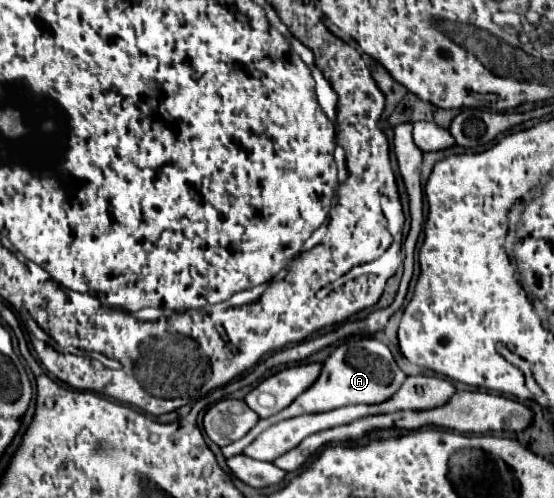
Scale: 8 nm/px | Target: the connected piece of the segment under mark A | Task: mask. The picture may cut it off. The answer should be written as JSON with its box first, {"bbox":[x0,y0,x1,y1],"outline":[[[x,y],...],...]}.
{"bbox":[221,337,405,457],"outline":[[[355,337],[349,339],[341,345],[337,345],[329,357],[323,361],[323,369],[321,375],[315,379],[315,383],[305,389],[289,407],[285,407],[283,411],[267,417],[267,419],[259,419],[257,425],[239,441],[229,443],[227,447],[221,449],[221,453],[225,457],[231,455],[239,455],[243,453],[243,449],[267,427],[289,419],[289,417],[297,417],[297,415],[305,415],[305,413],[323,413],[329,409],[337,409],[343,405],[355,405],[355,403],[379,403],[385,401],[389,397],[393,397],[393,393],[399,389],[399,385],[405,381],[405,373],[399,369],[399,365],[395,363],[389,347],[381,341],[377,341],[375,337]]]}

